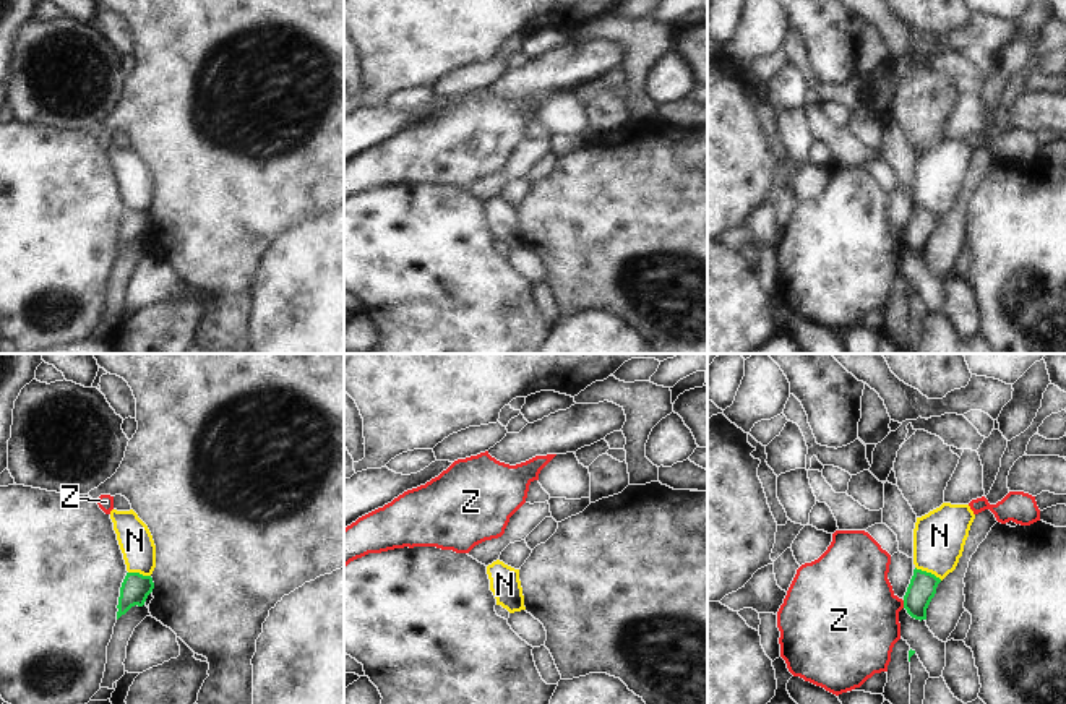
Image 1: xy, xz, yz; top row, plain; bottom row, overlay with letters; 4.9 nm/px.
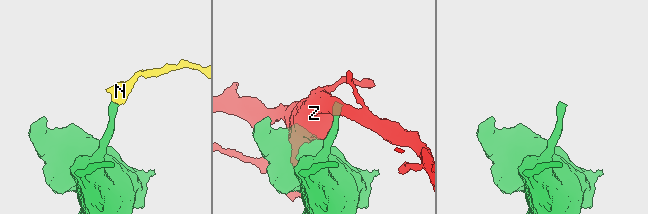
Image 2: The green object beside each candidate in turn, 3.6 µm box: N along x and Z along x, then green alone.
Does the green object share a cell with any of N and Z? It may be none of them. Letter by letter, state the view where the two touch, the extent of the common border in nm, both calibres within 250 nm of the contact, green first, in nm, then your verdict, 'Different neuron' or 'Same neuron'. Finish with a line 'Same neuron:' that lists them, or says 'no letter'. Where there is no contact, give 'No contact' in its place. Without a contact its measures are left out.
N: Touches green in yz. Shared border 150 nm. Thickness 140 nm (green) against 260 nm. Different neuron
Z: Touches green in yz. Shared border 40 nm. Thickness 140 nm (green) against 440 nm. Different neuron
Same neuron: no letter.

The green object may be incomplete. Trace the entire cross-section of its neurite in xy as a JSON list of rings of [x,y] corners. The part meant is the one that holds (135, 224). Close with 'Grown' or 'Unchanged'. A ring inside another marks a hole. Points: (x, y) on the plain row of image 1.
[[[127,209],[120,224],[117,256],[125,251],[131,243],[143,243],[153,225],[154,219],[151,212]]]. Unchanged.

